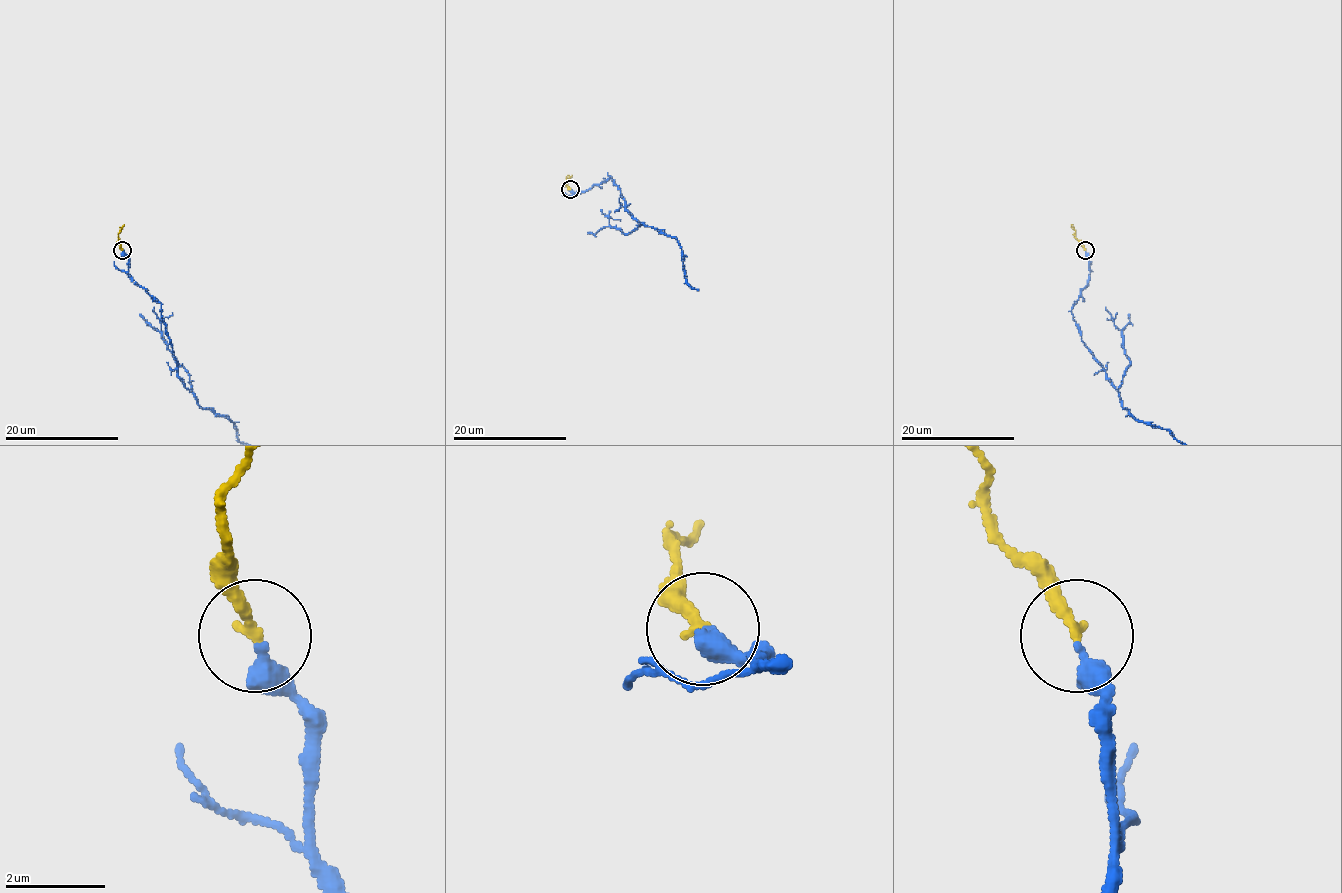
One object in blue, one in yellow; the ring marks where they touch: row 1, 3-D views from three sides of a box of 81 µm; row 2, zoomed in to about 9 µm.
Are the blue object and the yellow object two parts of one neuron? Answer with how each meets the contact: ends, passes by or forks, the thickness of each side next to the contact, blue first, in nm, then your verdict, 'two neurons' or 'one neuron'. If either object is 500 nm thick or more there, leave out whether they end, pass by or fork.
blue ends | yellow ends | 360/240 nm | one neuron

